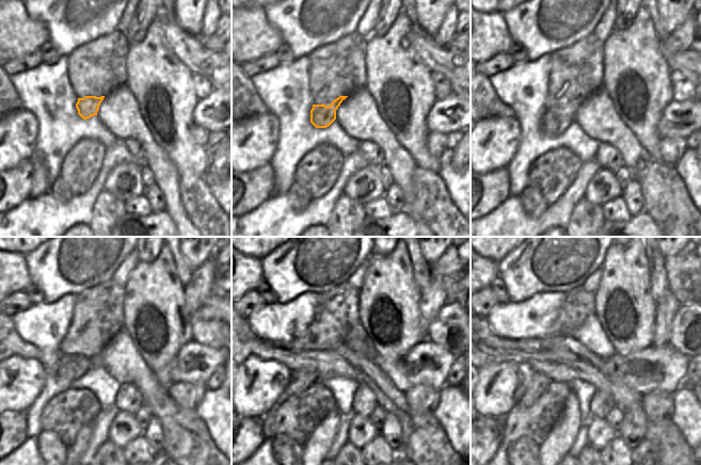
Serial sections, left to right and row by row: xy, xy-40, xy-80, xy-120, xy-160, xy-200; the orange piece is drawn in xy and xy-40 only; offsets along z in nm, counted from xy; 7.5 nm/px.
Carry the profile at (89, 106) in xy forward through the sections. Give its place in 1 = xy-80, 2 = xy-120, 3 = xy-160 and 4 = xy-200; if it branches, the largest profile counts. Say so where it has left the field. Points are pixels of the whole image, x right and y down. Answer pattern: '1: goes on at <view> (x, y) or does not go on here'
1: goes on at xy-80 (554, 123)
2: goes on at xy-120 (72, 366)
3: goes on at xy-160 (300, 380)
4: goes on at xy-200 (540, 382)

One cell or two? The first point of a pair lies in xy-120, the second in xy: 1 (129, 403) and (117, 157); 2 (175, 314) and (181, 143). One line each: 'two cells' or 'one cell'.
1: two cells
2: one cell

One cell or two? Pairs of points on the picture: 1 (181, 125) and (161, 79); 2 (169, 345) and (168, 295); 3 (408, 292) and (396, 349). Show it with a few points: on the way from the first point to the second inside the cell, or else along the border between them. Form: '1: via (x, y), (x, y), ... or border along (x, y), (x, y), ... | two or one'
1: via (176, 113), (176, 91), (173, 89) | one
2: via (170, 333), (168, 307) | one
3: via (403, 306), (402, 335) | one

